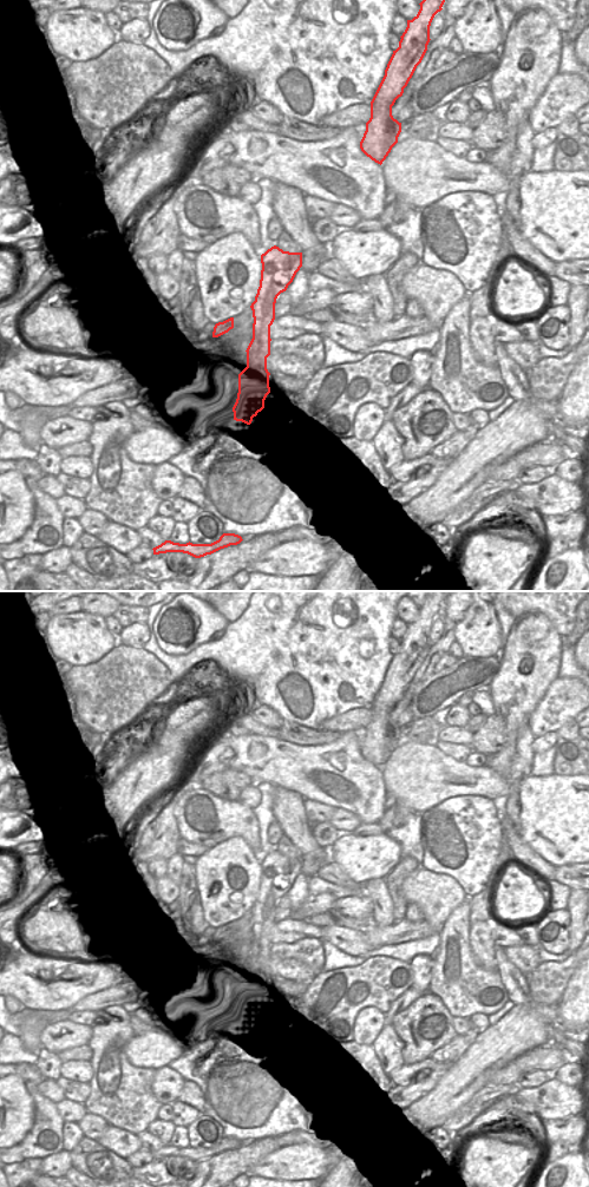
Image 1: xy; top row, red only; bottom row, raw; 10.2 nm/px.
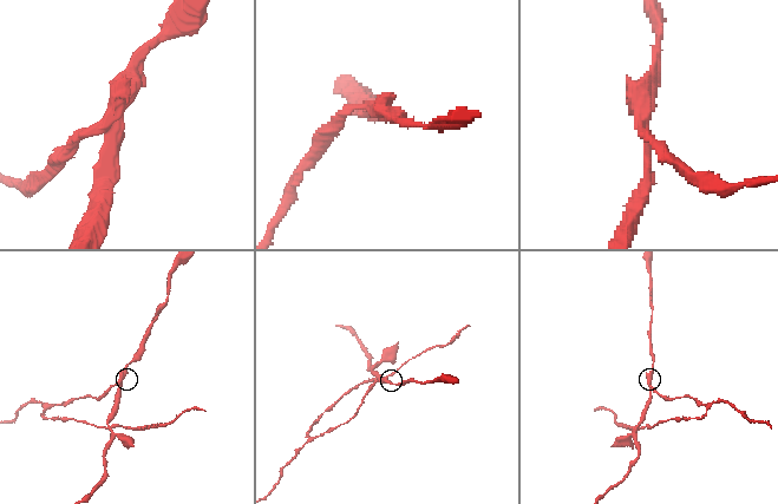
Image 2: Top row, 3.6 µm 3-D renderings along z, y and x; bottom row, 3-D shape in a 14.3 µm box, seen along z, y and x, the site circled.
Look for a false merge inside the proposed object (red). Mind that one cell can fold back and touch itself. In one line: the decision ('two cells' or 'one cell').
two cells

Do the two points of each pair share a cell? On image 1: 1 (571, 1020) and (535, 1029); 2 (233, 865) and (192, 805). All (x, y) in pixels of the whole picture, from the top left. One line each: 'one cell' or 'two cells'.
1: two cells
2: two cells

